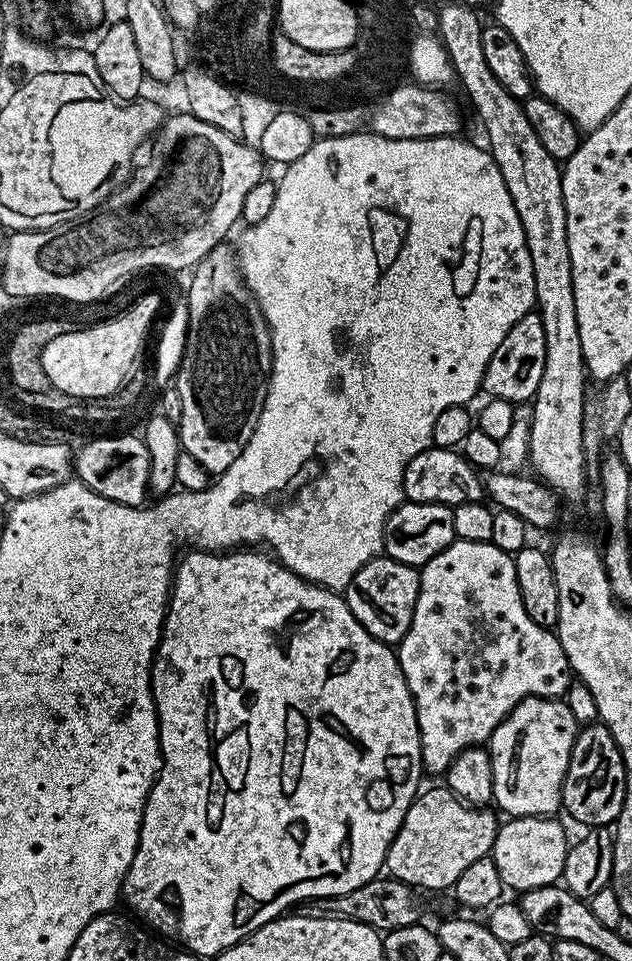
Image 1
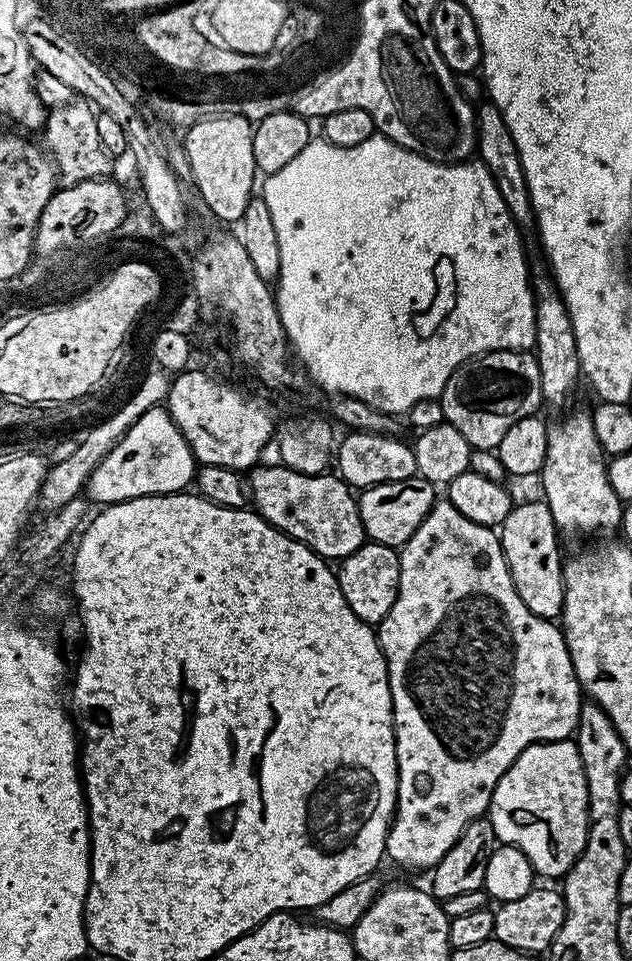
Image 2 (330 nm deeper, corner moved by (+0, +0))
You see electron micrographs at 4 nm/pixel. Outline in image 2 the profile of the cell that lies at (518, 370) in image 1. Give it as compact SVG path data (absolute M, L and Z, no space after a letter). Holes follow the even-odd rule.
M509 350L507 352L485 352L483 356L478 356L468 360L459 368L454 369L452 377L446 382L444 392L438 397L442 410L444 411L444 418L447 423L454 426L454 430L458 430L458 434L462 434L462 438L466 438L466 442L471 444L476 450L494 450L500 445L502 434L510 428L515 420L521 420L524 416L533 415L537 410L536 407L541 407L542 397L540 394L540 371L538 370L538 362L535 355L528 350Z

